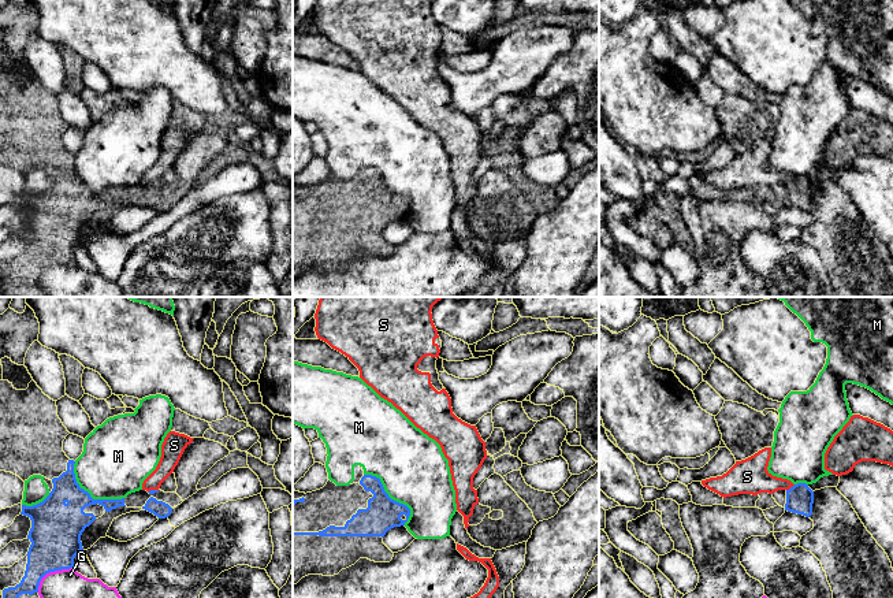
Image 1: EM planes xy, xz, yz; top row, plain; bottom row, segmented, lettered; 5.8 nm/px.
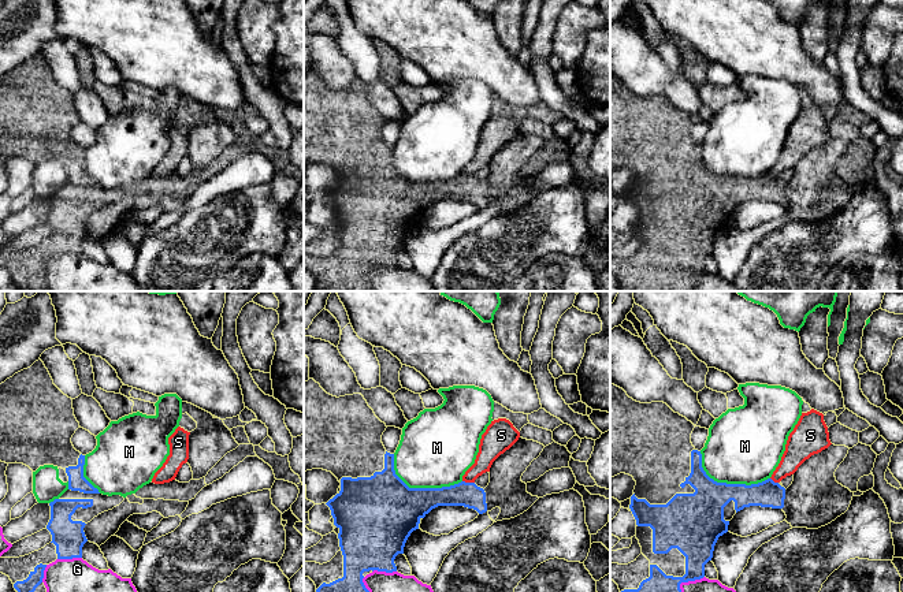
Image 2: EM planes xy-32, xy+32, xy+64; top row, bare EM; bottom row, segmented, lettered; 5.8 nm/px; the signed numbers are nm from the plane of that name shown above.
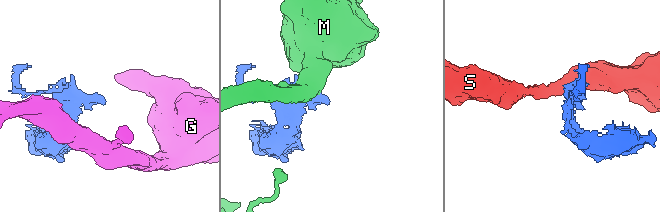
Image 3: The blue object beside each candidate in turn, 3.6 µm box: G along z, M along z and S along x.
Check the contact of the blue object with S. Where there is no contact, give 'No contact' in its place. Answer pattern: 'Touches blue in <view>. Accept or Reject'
Touches blue in yz. Reject

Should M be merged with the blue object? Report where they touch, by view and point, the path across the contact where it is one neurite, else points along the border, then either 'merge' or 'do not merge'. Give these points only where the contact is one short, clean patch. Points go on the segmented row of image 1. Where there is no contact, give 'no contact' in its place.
contact xy (89, 494); do not merge

